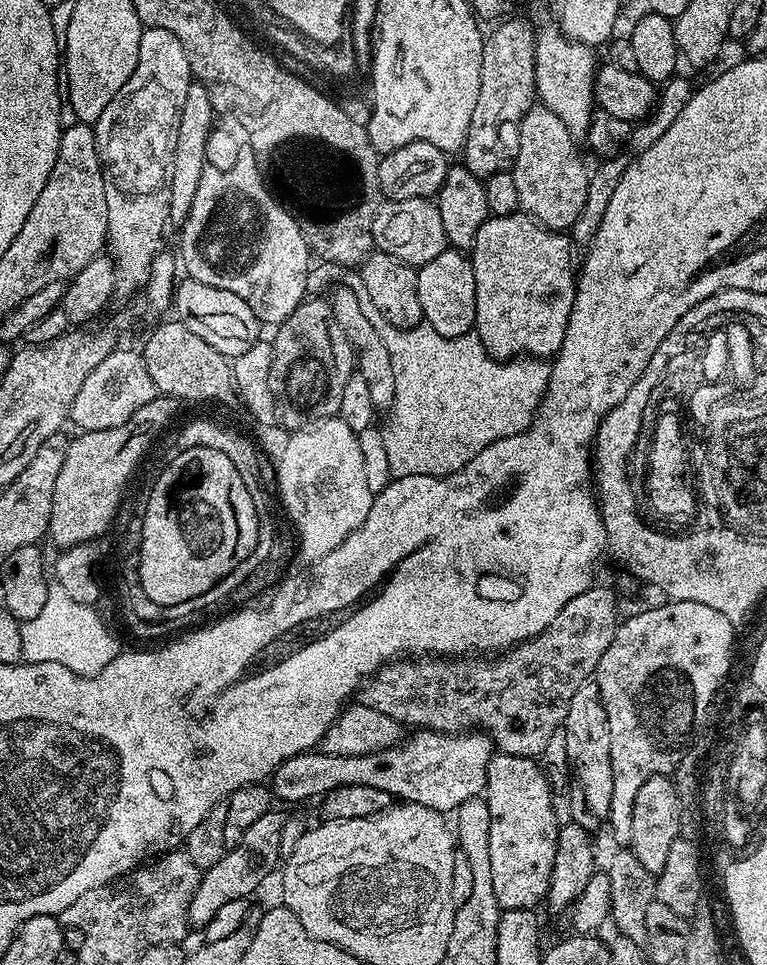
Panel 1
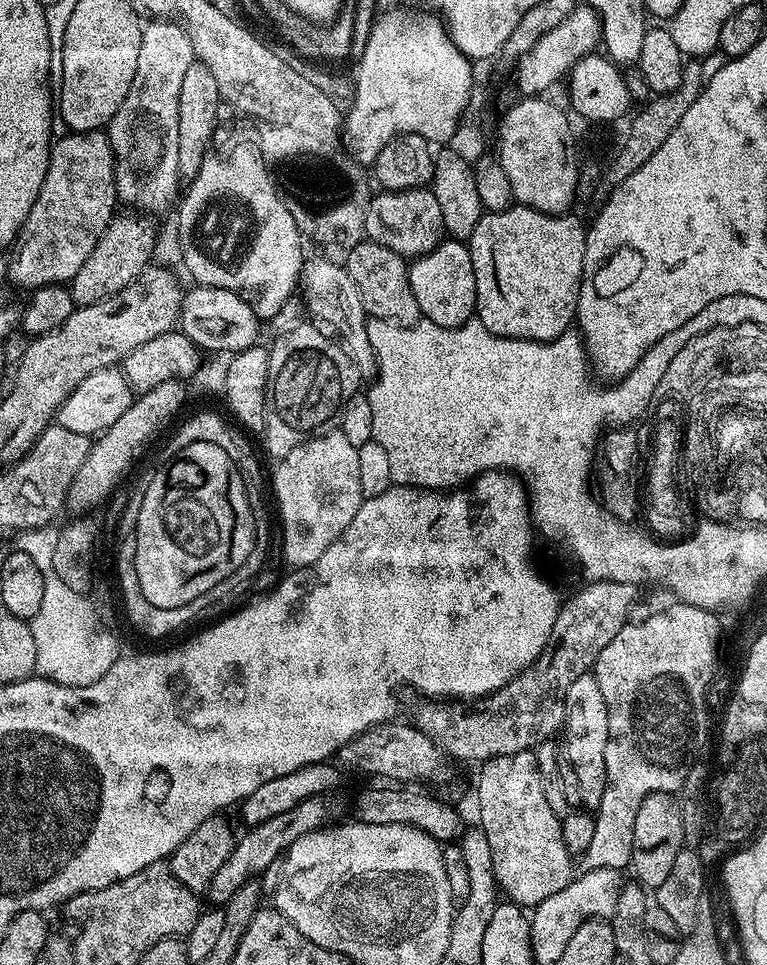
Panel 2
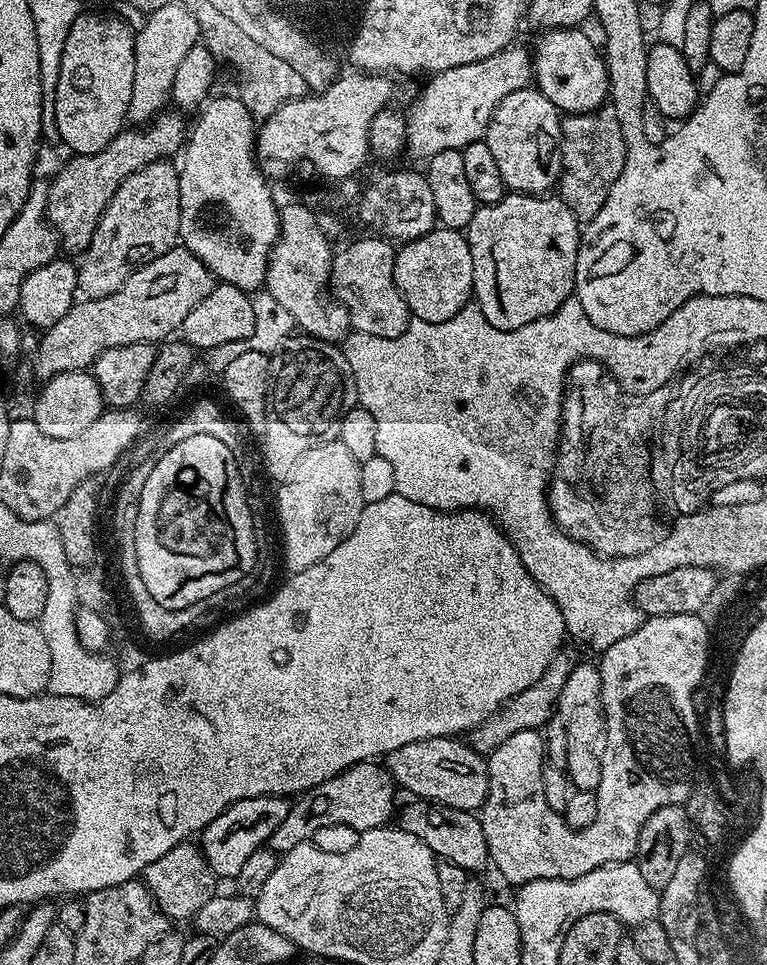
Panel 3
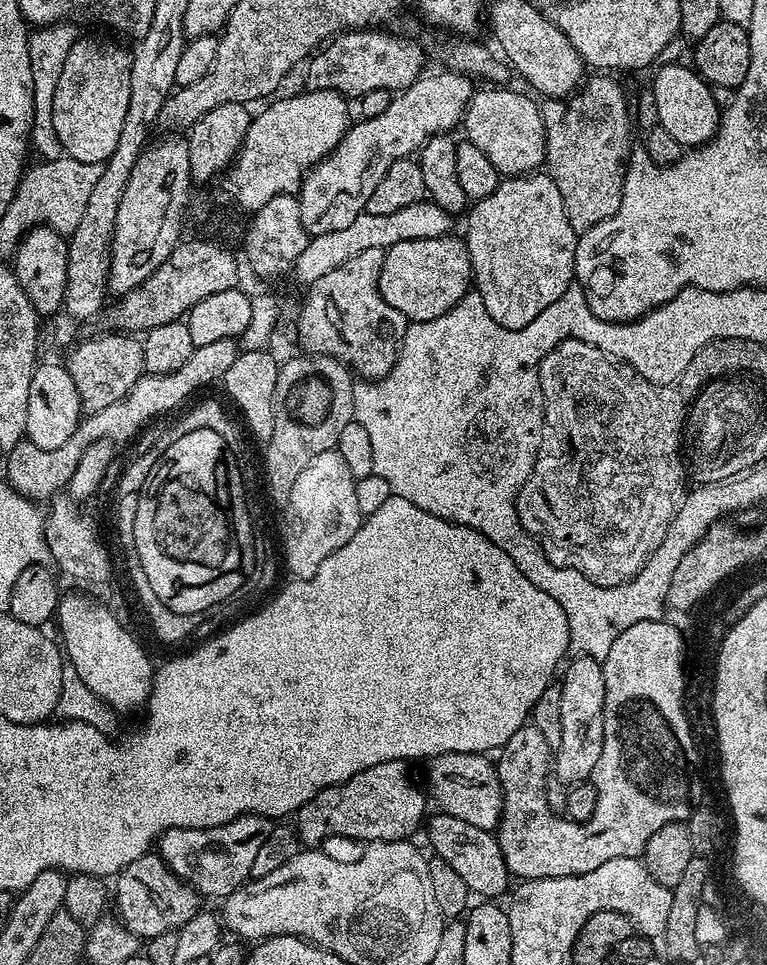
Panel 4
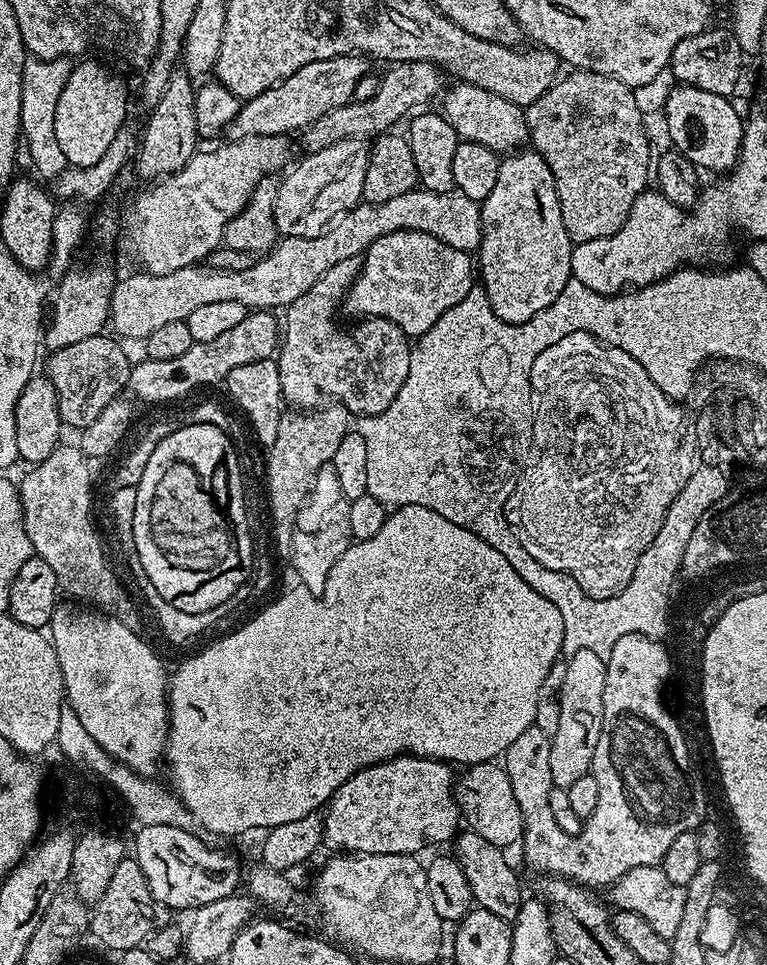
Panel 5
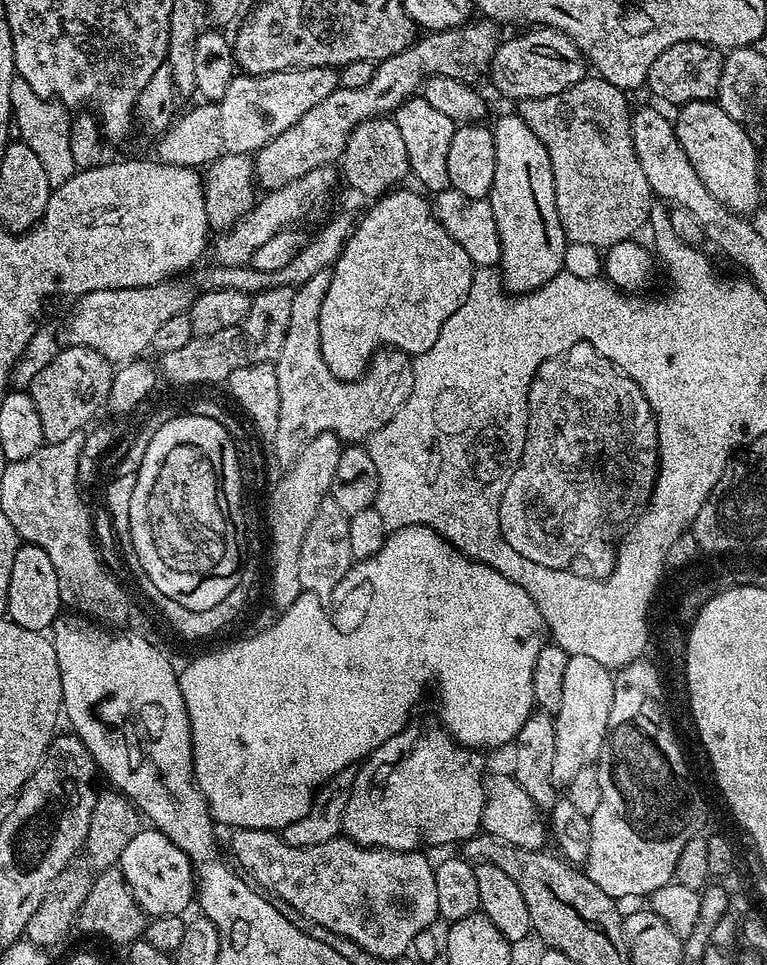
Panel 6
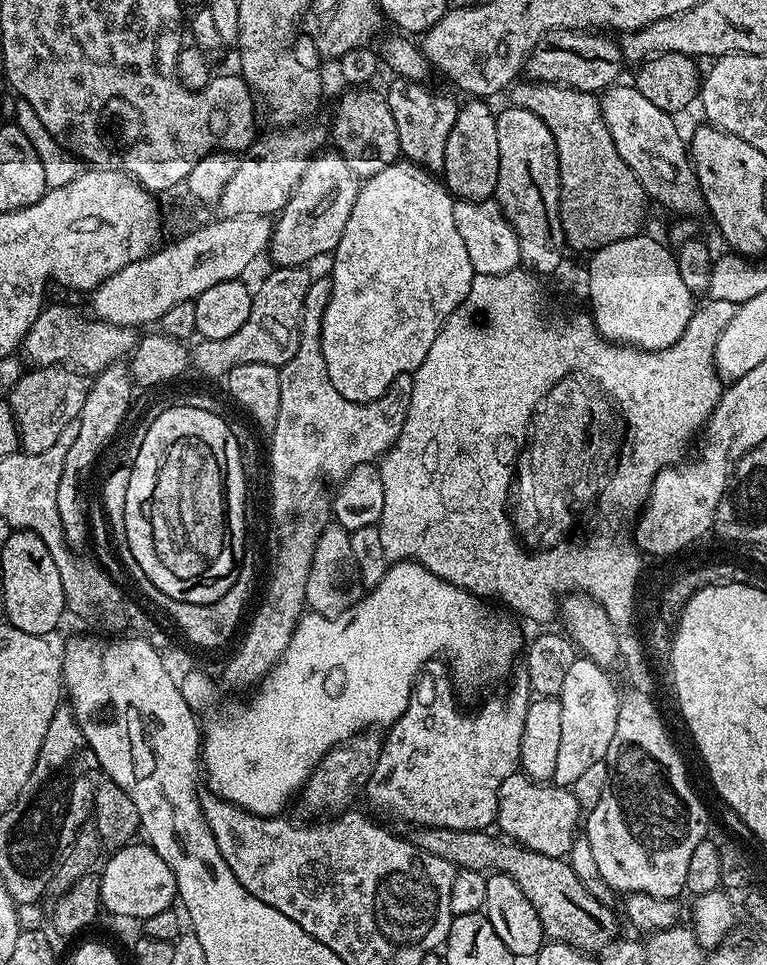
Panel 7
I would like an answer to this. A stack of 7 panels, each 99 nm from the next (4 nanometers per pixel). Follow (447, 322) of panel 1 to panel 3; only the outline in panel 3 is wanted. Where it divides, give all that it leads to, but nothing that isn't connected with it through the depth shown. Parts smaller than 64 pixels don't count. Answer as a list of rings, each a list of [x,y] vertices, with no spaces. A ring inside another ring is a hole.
[[[437,226],[416,240],[396,248],[394,282],[415,319],[446,322],[454,318],[473,299],[474,262],[470,258],[468,237],[455,228]]]

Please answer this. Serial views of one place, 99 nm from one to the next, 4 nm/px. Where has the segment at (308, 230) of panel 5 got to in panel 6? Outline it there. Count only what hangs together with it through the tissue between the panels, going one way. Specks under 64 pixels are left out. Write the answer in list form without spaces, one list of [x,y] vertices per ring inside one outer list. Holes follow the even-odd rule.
[[[329,166],[310,170],[310,174],[302,174],[302,178],[294,178],[294,182],[290,182],[286,186],[265,191],[257,199],[253,208],[229,232],[215,237],[210,248],[210,252],[216,255],[215,263],[220,266],[232,267],[247,265],[251,261],[254,250],[258,250],[258,246],[270,242],[270,238],[274,238],[274,234],[291,229],[293,226],[300,226],[307,216],[322,211],[332,196],[332,187],[335,186],[336,180],[338,184],[337,169]]]

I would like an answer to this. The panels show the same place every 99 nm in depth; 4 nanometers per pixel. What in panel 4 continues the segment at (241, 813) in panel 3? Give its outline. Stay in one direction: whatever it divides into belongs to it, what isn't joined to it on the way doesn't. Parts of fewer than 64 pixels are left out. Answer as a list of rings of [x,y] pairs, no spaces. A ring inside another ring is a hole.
[[[246,814],[213,828],[171,828],[160,836],[158,854],[168,863],[168,868],[185,880],[201,897],[223,898],[237,892],[252,876],[254,854],[262,842],[274,831],[274,824],[267,816]]]

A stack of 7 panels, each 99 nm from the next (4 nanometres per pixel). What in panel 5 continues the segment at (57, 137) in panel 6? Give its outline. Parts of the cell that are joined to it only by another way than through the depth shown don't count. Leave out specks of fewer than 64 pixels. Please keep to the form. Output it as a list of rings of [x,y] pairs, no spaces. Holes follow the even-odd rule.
[[[28,58],[24,62],[20,115],[22,140],[26,148],[28,144],[28,156],[32,159],[33,166],[49,178],[61,176],[70,167],[66,154],[62,154],[62,149],[58,147],[58,138],[54,134],[54,110],[58,110],[58,98],[62,94],[62,86],[66,86],[66,78],[71,74],[73,67],[73,61],[68,58],[51,62]]]

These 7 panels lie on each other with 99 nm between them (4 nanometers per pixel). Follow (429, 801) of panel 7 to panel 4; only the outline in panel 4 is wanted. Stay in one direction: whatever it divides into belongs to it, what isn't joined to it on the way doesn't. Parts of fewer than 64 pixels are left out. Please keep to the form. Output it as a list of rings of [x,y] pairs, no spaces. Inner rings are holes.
[[[403,760],[378,762],[378,766],[370,766],[370,770],[362,770],[362,774],[354,774],[354,778],[319,792],[294,813],[294,831],[301,845],[320,846],[331,836],[363,842],[415,837],[415,832],[419,828],[421,831],[426,820],[426,796],[421,785],[419,788],[412,781],[408,768],[409,765]]]

